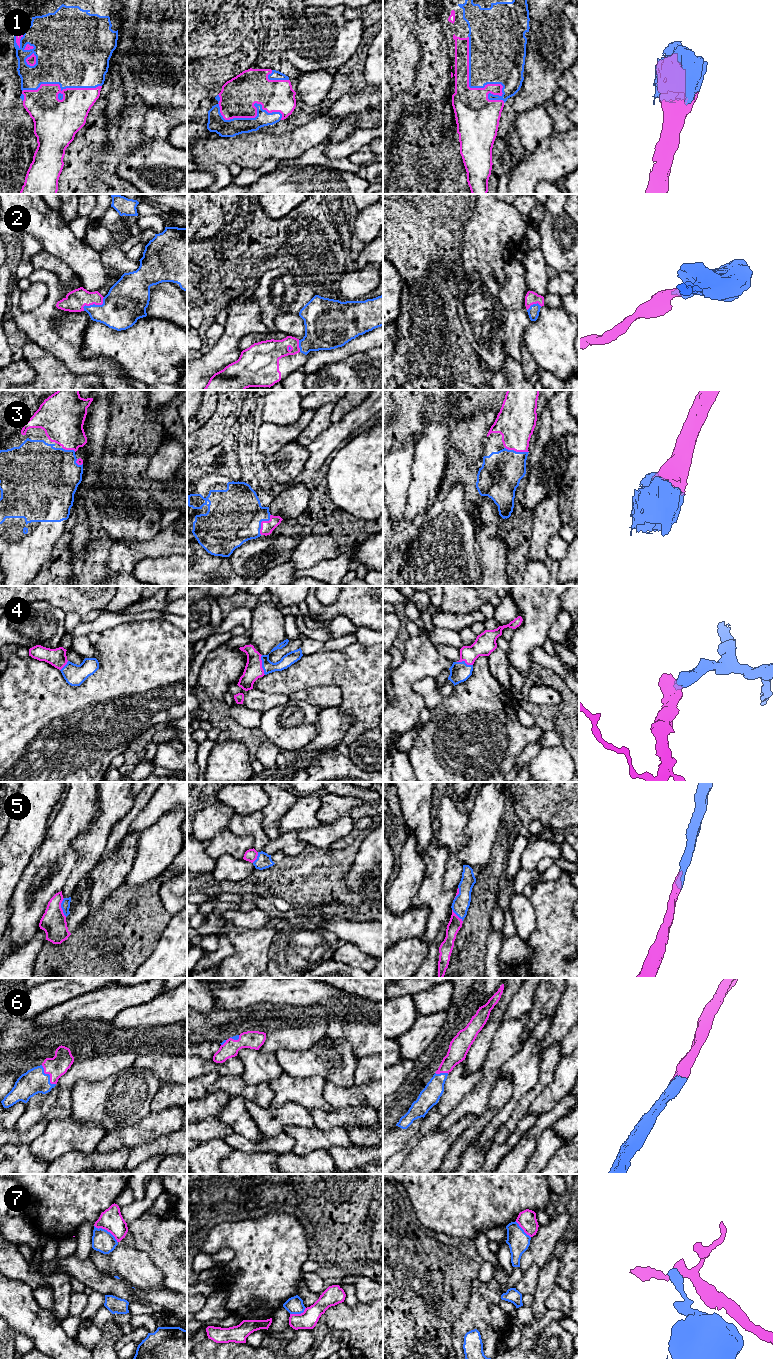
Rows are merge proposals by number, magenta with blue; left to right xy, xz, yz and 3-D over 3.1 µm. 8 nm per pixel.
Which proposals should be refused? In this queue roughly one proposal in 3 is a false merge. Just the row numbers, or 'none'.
7

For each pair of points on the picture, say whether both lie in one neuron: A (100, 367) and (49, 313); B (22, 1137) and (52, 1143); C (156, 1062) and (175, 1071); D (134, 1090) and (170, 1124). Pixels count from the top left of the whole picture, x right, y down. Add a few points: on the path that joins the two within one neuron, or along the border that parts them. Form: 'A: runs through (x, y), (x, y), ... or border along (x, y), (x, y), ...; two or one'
A: runs through (83, 364), (52, 330); one
B: border along (48, 1122), (45, 1129), (29, 1145); two
C: runs through (161, 1064), (170, 1068); one
D: border along (151, 1111), (132, 1126); two

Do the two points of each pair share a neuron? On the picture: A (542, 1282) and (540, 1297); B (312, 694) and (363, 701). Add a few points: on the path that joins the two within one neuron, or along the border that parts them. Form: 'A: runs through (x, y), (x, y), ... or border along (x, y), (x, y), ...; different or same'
A: runs through (542, 1286), (540, 1293); same
B: border along (321, 685), (336, 685), (340, 689), (339, 706); different

